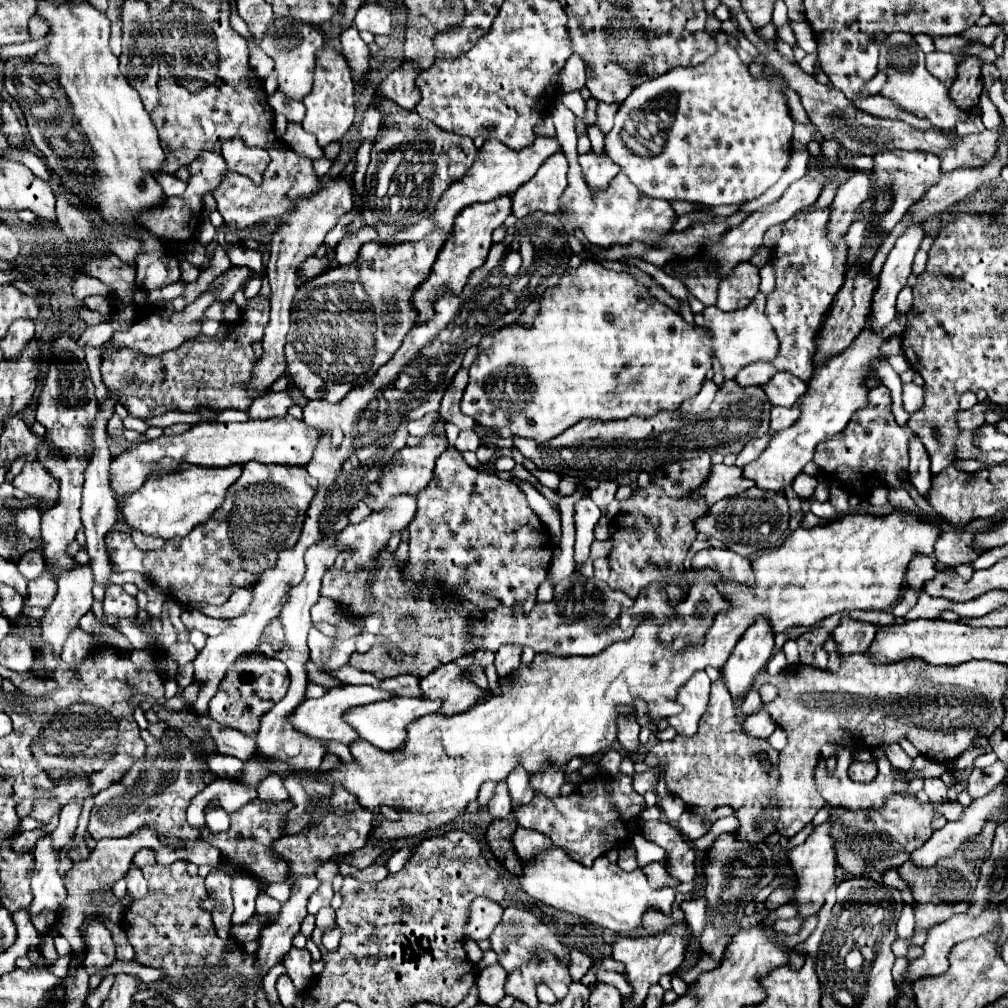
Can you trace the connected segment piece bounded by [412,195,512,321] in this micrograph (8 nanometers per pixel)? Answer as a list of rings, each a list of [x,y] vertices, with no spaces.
[[[508,195],[508,197],[496,197],[496,201],[488,201],[488,203],[474,203],[458,215],[456,227],[454,227],[454,239],[442,247],[442,251],[434,263],[434,269],[430,273],[430,279],[424,281],[418,287],[418,291],[414,293],[412,305],[416,307],[420,321],[432,317],[434,301],[440,295],[444,295],[448,291],[460,293],[464,289],[464,283],[468,281],[470,273],[476,271],[480,265],[484,265],[484,261],[488,257],[488,251],[492,247],[492,231],[496,227],[500,227],[510,213],[512,213],[512,197]]]

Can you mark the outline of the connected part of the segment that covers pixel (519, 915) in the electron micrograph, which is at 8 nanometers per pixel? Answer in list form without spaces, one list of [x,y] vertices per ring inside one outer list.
[[[506,907],[504,909],[504,915],[502,915],[502,921],[496,925],[496,929],[492,931],[492,935],[488,937],[490,943],[492,943],[492,949],[496,951],[498,955],[498,963],[504,965],[504,969],[510,973],[514,971],[516,967],[528,963],[530,955],[534,951],[540,951],[540,949],[548,949],[552,951],[554,955],[560,957],[560,961],[566,961],[570,963],[570,955],[568,955],[568,949],[548,931],[546,925],[542,925],[528,909],[518,909],[518,907]]]

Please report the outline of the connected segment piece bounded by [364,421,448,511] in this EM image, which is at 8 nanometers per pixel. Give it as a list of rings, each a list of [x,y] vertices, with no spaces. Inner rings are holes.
[[[434,421],[434,425],[430,427],[430,431],[420,439],[420,445],[416,447],[404,447],[400,449],[394,459],[384,465],[384,471],[380,475],[380,481],[368,485],[368,493],[364,497],[366,505],[372,509],[372,511],[380,511],[386,501],[394,495],[418,495],[432,479],[432,469],[436,465],[436,457],[440,457],[440,453],[444,453],[448,447],[448,437],[446,437],[446,429],[444,429],[444,421]]]

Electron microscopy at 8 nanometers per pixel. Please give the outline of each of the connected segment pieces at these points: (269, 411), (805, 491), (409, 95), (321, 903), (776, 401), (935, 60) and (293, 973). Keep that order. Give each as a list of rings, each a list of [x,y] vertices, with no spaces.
[[[288,391],[282,393],[266,393],[264,397],[256,397],[248,407],[250,419],[268,419],[268,417],[284,417],[288,407],[294,405]]]
[[[800,473],[800,477],[796,477],[796,481],[792,483],[792,487],[800,499],[810,499],[816,485],[818,485],[818,479],[812,475],[804,475],[804,473]]]
[[[402,63],[398,69],[394,69],[380,85],[378,93],[392,99],[404,109],[414,109],[416,103],[420,101],[420,89],[416,89],[416,73],[422,69],[412,63]]]
[[[326,881],[320,885],[320,889],[316,893],[312,893],[312,897],[308,901],[308,913],[318,913],[318,909],[330,905],[330,901],[332,901],[332,883]]]
[[[776,373],[766,385],[766,395],[772,405],[792,407],[800,395],[806,393],[806,383],[790,373]]]
[[[934,51],[926,55],[926,69],[944,85],[952,87],[954,79],[956,79],[956,59],[952,53],[942,53],[942,51]]]
[[[292,947],[284,955],[284,965],[288,969],[288,975],[290,975],[292,983],[298,989],[304,989],[312,981],[312,977],[314,977],[314,973],[310,969],[312,959],[310,959],[310,951],[308,949],[296,949],[296,947]]]

